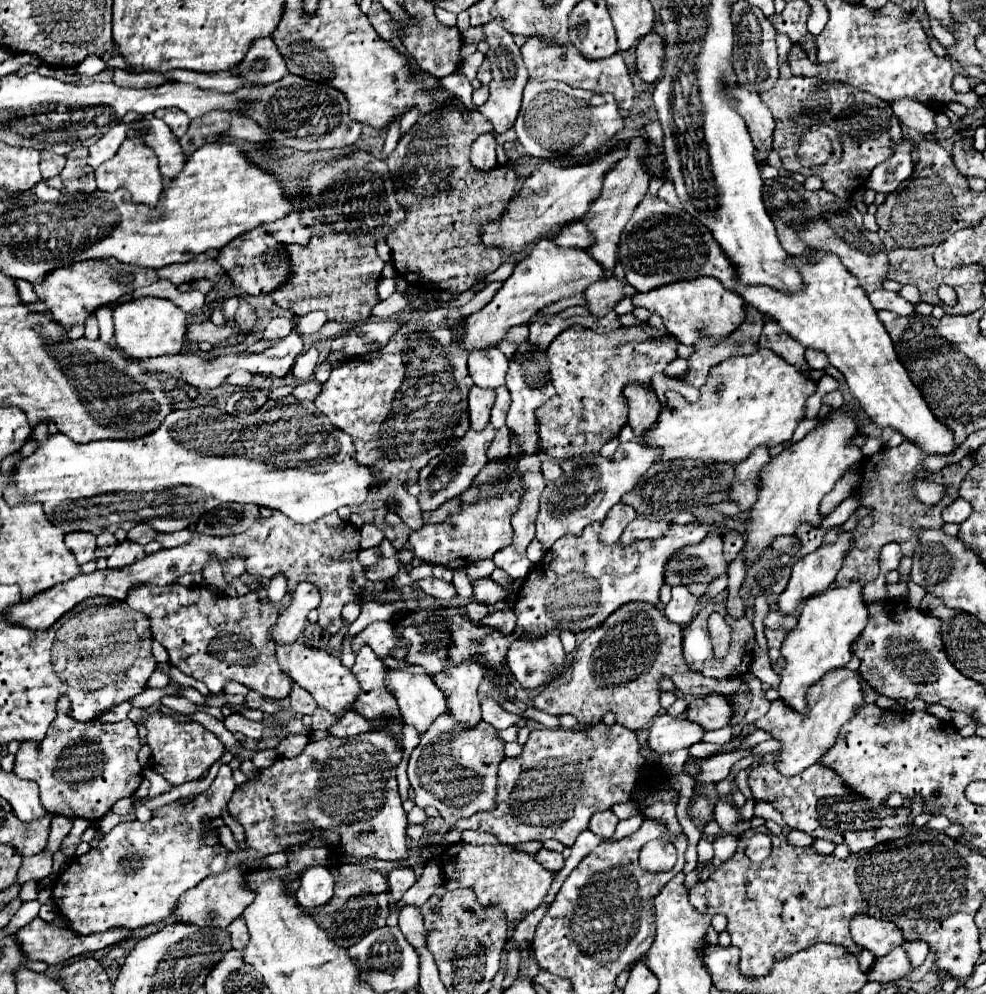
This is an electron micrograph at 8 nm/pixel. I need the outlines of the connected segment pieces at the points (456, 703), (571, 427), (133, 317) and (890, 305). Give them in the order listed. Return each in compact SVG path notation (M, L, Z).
M389 655L386 656L386 666L391 669L410 668L412 672L429 674L435 680L437 688L445 694L447 708L453 714L455 722L463 724L463 728L475 728L475 724L481 720L477 688L485 676L485 670L479 662L463 662L459 666L445 666L439 674L431 674L421 666L407 664Z
M649 324L621 326L609 334L571 326L551 342L547 360L555 396L535 410L539 420L539 444L547 456L567 460L577 454L599 452L605 442L619 434L621 426L627 422L623 386L635 380L649 384L655 372L665 370L665 366L677 358L675 338L657 338L655 334L659 334L659 330Z
M137 298L127 304L119 304L113 310L115 342L133 360L157 358L167 354L179 354L183 350L183 332L187 330L189 316L177 308L171 300L161 298Z
M877 290L873 294L869 294L869 300L873 304L875 310L891 310L899 316L911 316L915 314L915 306L911 302L907 302L905 298L901 298L899 294L895 292L889 292L889 290Z

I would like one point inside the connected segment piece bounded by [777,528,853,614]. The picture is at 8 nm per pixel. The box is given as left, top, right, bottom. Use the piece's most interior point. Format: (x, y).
(812, 574)

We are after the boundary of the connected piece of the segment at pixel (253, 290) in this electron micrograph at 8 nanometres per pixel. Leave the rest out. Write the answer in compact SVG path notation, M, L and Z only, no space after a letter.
M255 228L247 236L239 236L239 240L227 244L227 248L221 248L217 262L225 268L233 284L249 296L267 296L287 280L291 268L287 258L287 248L275 242L275 238L261 228Z

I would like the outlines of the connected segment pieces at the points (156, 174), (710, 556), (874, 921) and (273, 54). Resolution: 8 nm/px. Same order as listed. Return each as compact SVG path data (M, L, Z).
M127 138L119 152L103 162L97 170L95 170L95 180L97 180L97 188L101 192L115 192L119 188L123 190L129 190L131 196L133 196L133 202L137 204L149 204L149 206L155 206L161 192L163 192L163 178L161 178L161 172L159 172L159 162L157 162L157 156L155 152L151 152L151 148L139 140L139 138Z
M713 532L707 534L699 544L685 546L671 556L665 568L665 584L687 586L691 582L713 582L725 570L723 538L721 534Z
M855 916L851 920L851 936L855 944L867 948L877 958L889 954L905 942L897 924L873 916Z
M261 38L253 42L245 60L233 72L251 82L271 84L271 82L281 80L287 74L287 66L277 46L273 44L273 40Z

